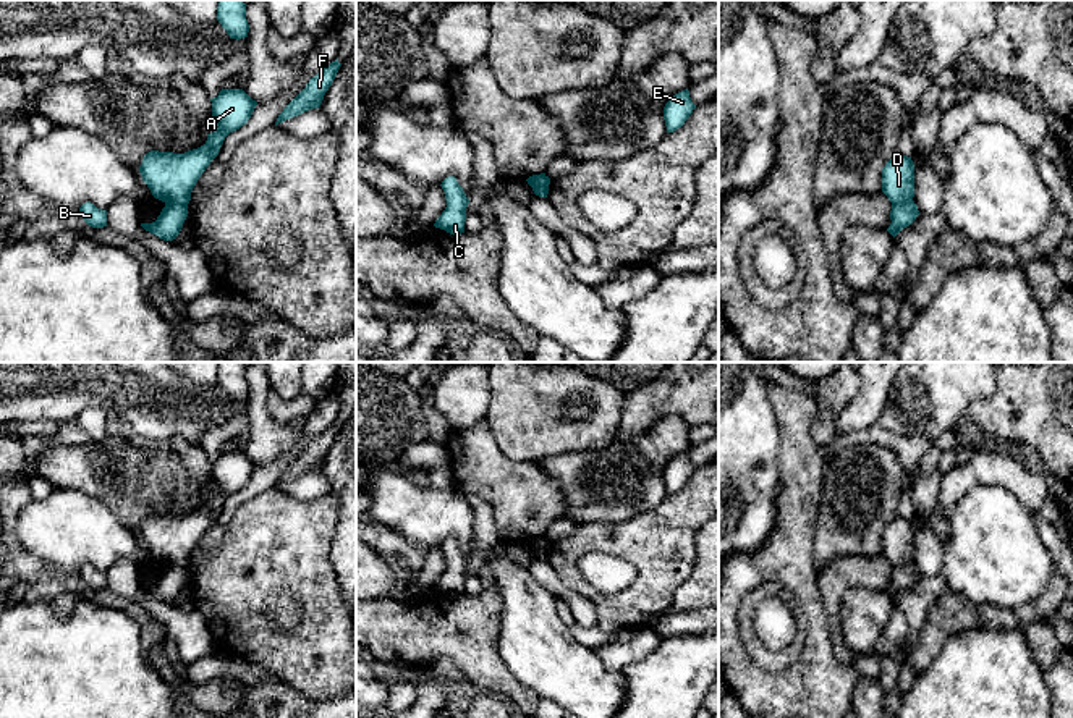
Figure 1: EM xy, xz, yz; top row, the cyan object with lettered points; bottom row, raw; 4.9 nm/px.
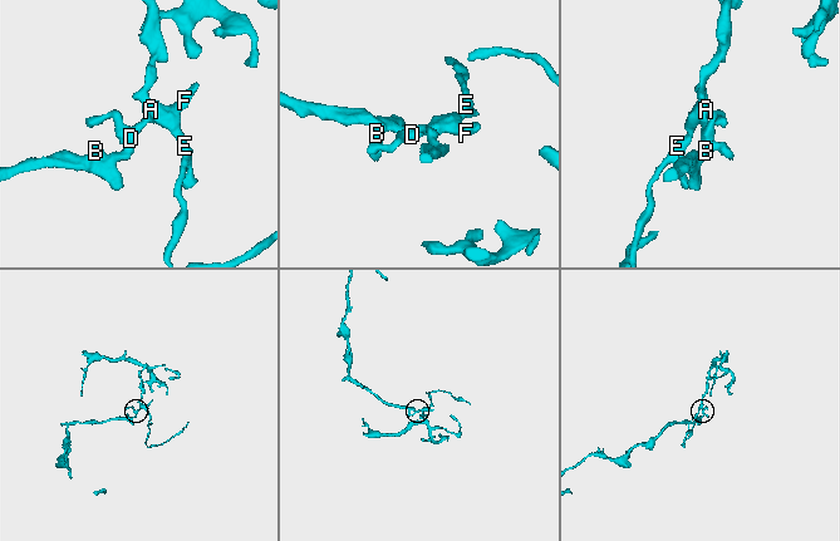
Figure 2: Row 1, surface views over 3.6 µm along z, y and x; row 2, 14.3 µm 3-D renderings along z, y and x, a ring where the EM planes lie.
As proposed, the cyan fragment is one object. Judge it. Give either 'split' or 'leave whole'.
split

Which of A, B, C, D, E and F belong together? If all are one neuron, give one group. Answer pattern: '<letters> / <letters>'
A D E F / B C

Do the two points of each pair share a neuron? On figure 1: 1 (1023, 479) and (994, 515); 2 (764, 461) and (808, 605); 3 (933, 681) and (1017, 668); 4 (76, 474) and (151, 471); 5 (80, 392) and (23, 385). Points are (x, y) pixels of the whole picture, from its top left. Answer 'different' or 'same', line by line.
1: different
2: different
3: same
4: same
5: same

